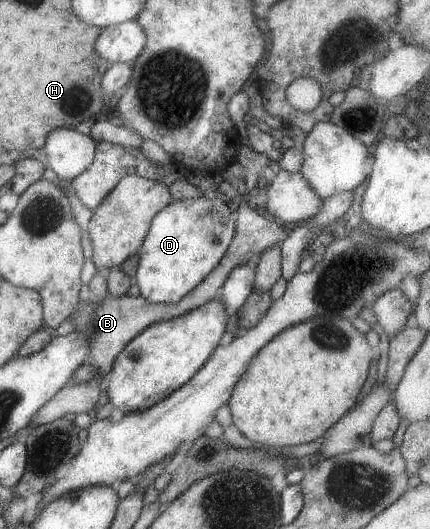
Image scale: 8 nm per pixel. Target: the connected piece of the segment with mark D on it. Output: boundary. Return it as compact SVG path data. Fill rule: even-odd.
M208 193L202 197L170 202L161 208L149 222L138 254L134 281L139 295L151 303L170 304L188 294L220 262L235 233L235 221L230 218L233 205L227 205Z

